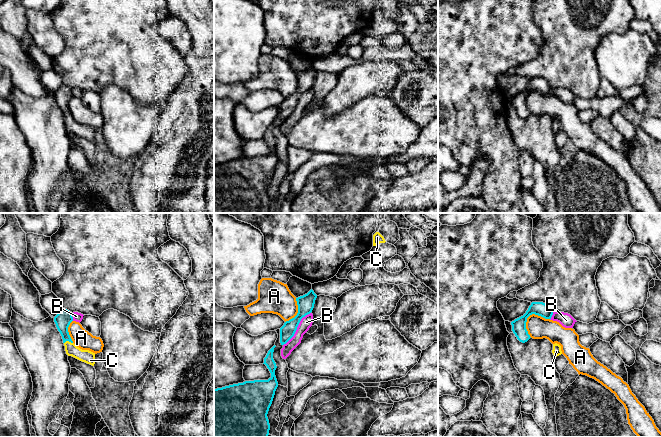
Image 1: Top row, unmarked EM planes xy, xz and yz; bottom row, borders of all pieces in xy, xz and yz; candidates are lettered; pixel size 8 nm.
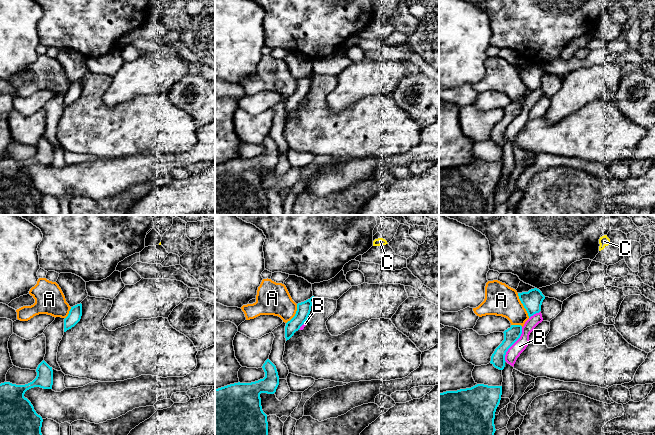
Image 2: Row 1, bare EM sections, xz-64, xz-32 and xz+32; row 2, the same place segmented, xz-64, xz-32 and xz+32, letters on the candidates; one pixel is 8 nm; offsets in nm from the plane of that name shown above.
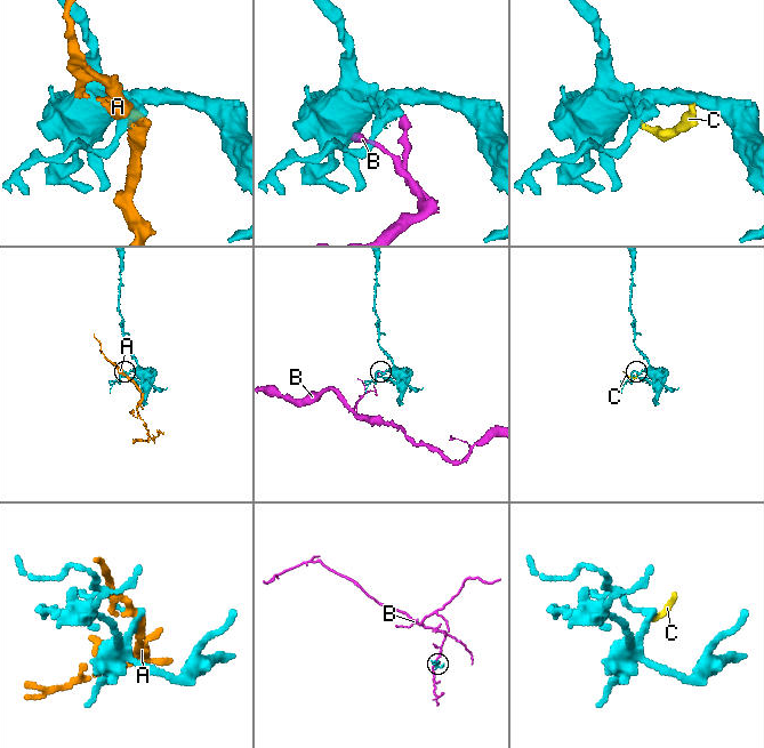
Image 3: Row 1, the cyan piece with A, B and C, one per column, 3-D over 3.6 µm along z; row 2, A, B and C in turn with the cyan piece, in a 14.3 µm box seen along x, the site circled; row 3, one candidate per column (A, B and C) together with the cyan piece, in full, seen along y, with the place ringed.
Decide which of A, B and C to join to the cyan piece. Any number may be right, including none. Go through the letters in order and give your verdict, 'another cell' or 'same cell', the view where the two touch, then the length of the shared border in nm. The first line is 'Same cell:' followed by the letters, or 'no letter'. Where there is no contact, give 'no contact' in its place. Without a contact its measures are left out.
Same cell: C
A: another cell | yz | 220 nm
B: another cell | xz | 340 nm
C: same cell | xy | 70 nm

